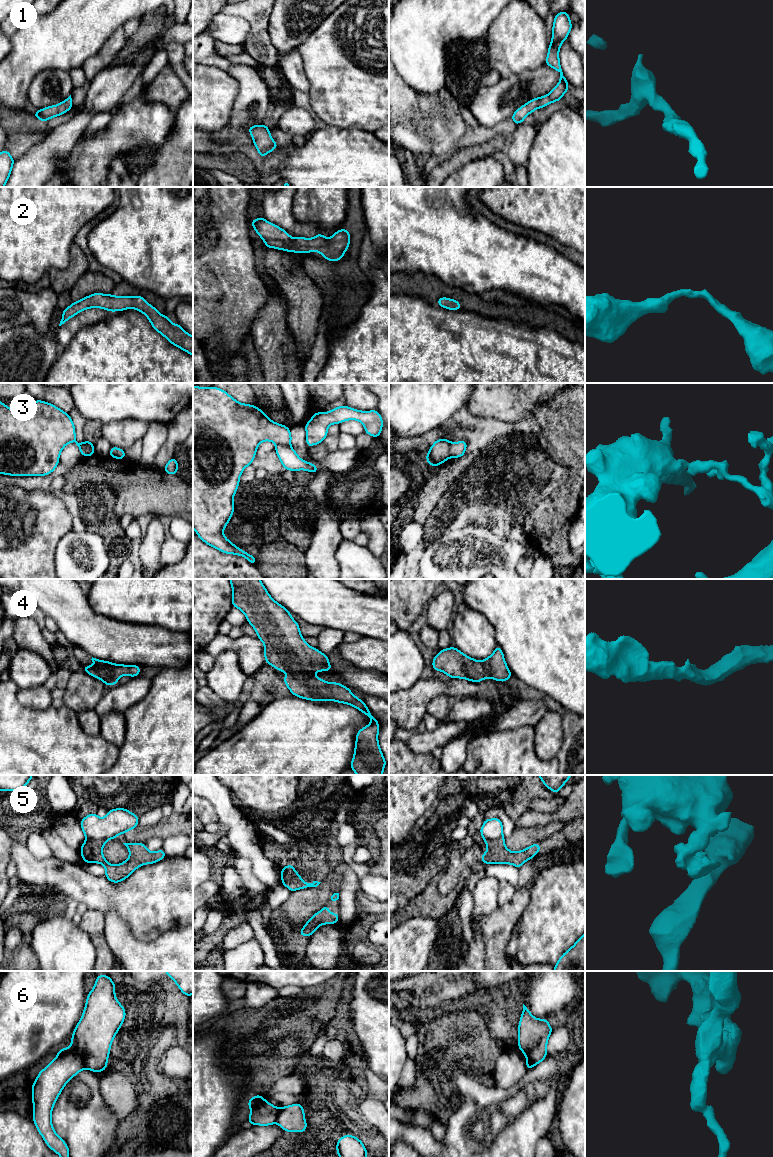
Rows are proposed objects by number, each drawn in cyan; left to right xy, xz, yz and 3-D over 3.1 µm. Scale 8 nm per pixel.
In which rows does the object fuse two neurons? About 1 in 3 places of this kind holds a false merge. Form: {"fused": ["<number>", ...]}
{"fused": ["3", "5", "6"]}

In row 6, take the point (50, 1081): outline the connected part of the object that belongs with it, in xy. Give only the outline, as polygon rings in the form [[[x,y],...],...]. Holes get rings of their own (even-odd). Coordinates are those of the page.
[[[71,1047],[57,1051],[56,1058],[38,1073],[32,1083],[33,1122],[47,1146],[60,1157],[70,1157],[68,1145],[52,1126],[52,1109],[64,1086],[85,1069],[80,1054]]]

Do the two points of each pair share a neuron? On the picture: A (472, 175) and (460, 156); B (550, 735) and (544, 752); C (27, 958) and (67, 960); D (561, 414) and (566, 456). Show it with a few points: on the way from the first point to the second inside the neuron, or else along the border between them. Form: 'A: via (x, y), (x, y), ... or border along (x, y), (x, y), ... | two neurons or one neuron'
A: border along (488, 155), (467, 162), (447, 176) | two neurons
B: via (548, 739), (546, 748) | one neuron
C: border along (29, 942), (37, 960) | two neurons
D: via (566, 424), (566, 446) | one neuron

